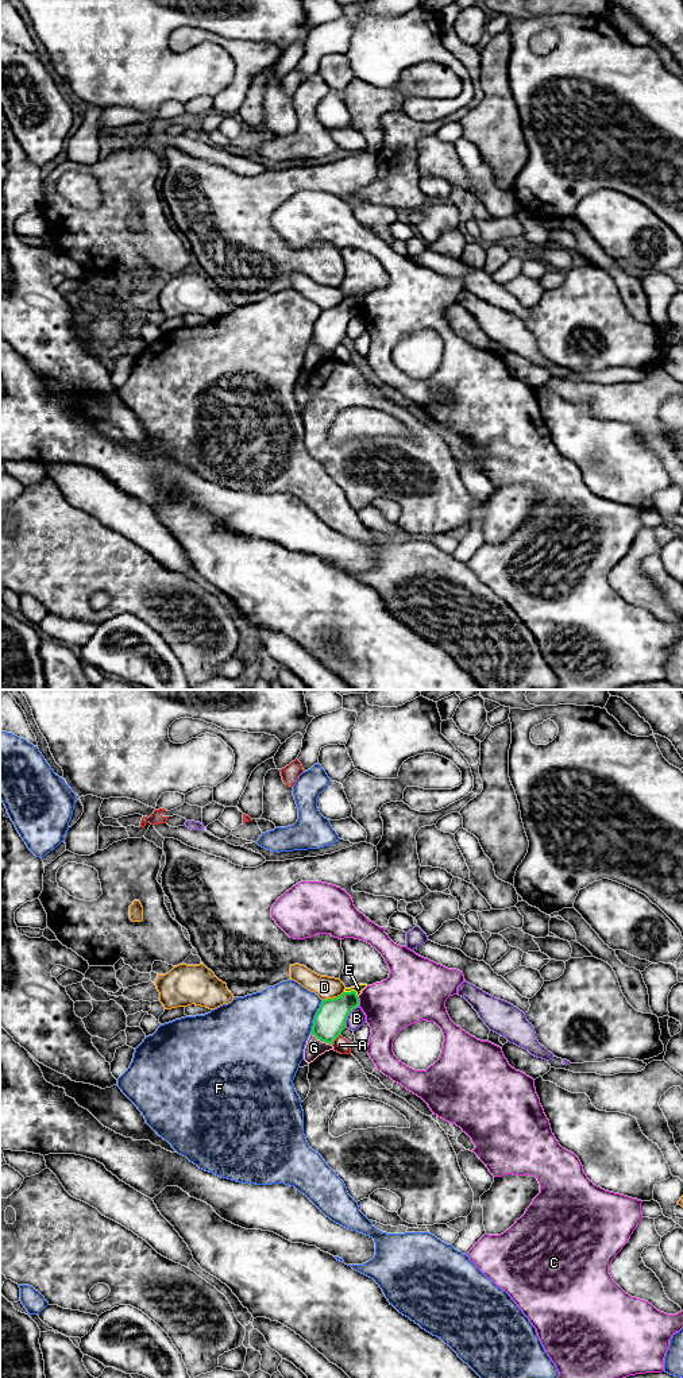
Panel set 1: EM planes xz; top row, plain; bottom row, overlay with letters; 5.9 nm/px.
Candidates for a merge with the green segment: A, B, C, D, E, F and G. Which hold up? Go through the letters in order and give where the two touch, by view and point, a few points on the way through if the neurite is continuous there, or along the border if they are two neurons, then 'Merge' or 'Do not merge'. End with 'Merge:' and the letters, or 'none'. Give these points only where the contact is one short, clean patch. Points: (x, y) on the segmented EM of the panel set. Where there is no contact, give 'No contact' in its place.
A: Touches green at xz (335, 1038). Boundary: xz (339, 1034), (332, 1045). Do not merge
B: Touches green at xz (347, 1015). Do not merge
C: Touches green at xz (358, 1002). Do not merge
D: Touches green at xz (334, 998). Do not merge
E: Touches green at xz (351, 991). Path across: xz (330, 1021), (348, 999), (351, 991), (358, 988). Merge
F: Touches green at xz (315, 1016). Do not merge
G: Touches green at xz (321, 1041). Boundary: xz (311, 1033), (331, 1045). Do not merge
Merge: E

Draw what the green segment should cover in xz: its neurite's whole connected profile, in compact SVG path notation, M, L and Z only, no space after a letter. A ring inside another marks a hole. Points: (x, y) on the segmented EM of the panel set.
M358 984L346 988L337 997L323 1000L315 1015L310 1034L321 1042L333 1045L333 1041L346 1028L348 1014L359 1007L358 996L366 987L367 984Z

